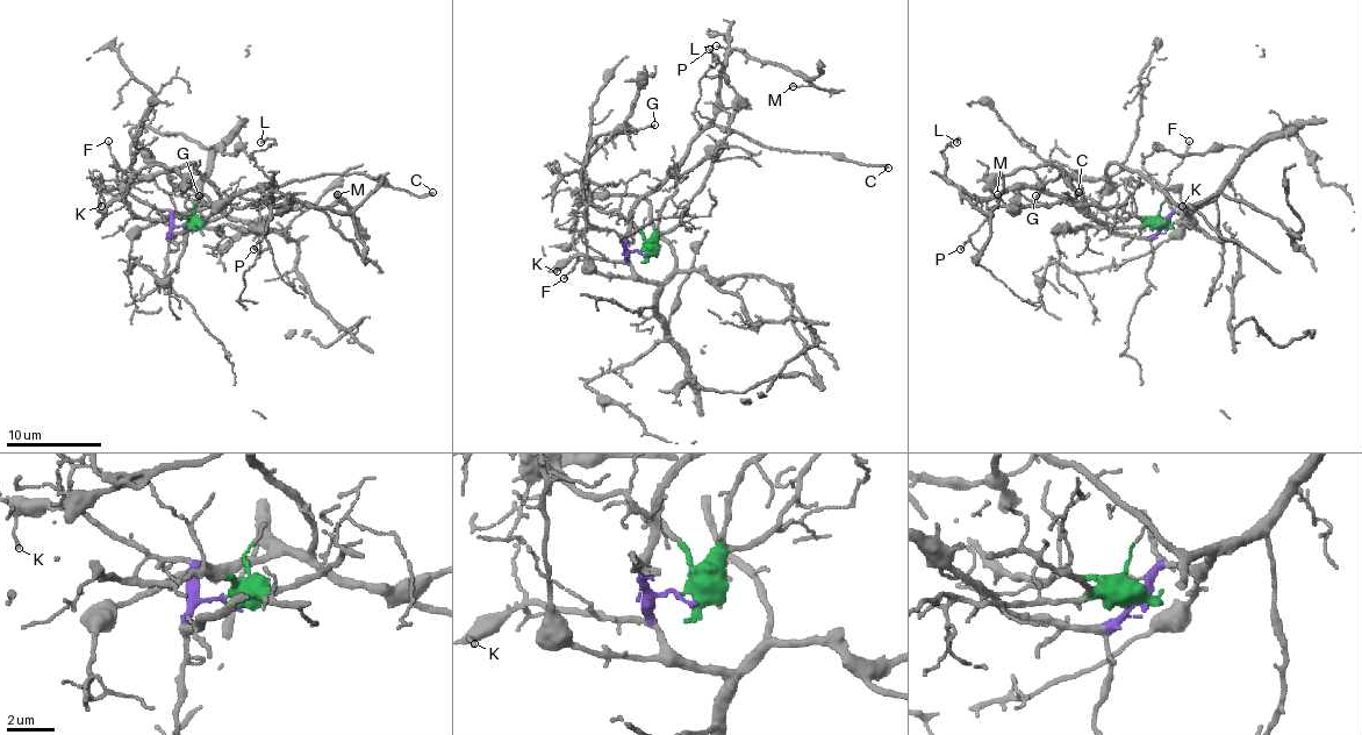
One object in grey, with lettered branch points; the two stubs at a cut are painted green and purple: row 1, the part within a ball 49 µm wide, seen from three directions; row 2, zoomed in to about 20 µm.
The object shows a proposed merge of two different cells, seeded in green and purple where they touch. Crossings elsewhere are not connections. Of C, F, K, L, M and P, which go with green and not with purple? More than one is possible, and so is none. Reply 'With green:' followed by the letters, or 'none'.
With green: P

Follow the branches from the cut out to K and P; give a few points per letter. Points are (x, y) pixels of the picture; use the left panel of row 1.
K: (184, 226), (179, 228), (167, 211), (138, 201), (124, 190), (105, 190), (98, 199), (100, 206)
P: (184, 226), (217, 220), (231, 206), (260, 201), (281, 206), (272, 208), (267, 230), (253, 249)

